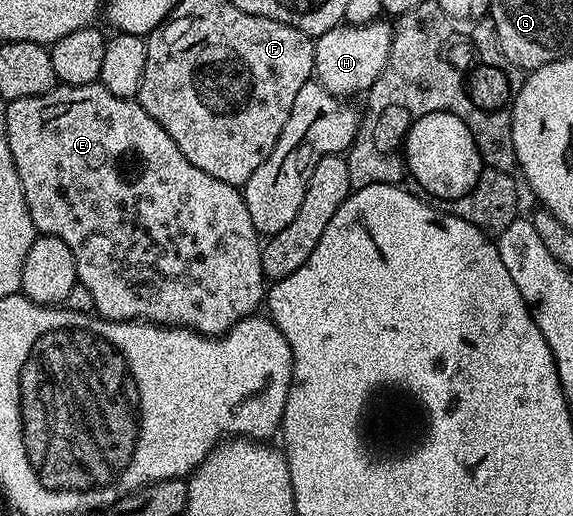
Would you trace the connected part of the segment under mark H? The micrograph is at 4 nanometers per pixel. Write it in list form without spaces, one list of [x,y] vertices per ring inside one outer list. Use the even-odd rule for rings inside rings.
[[[386,20],[371,22],[368,26],[340,24],[329,28],[329,32],[314,39],[314,81],[321,83],[331,94],[340,96],[362,95],[367,92],[385,68],[390,54],[392,33],[392,23],[387,23]]]

